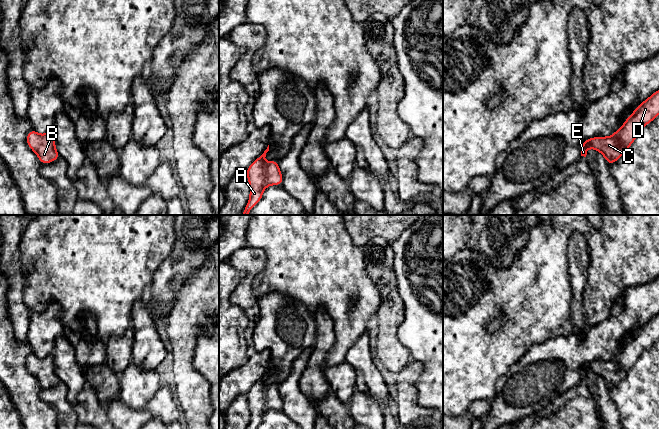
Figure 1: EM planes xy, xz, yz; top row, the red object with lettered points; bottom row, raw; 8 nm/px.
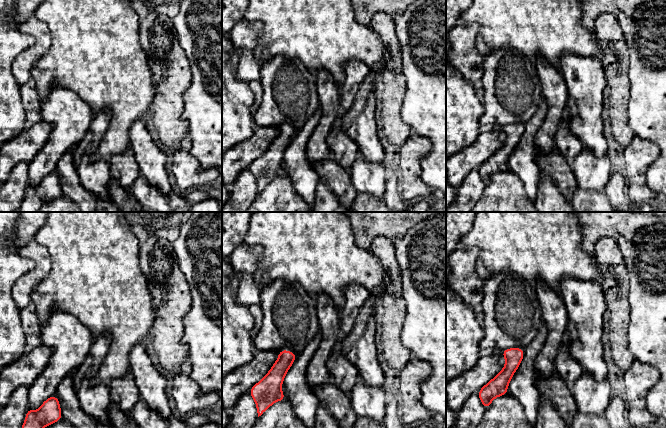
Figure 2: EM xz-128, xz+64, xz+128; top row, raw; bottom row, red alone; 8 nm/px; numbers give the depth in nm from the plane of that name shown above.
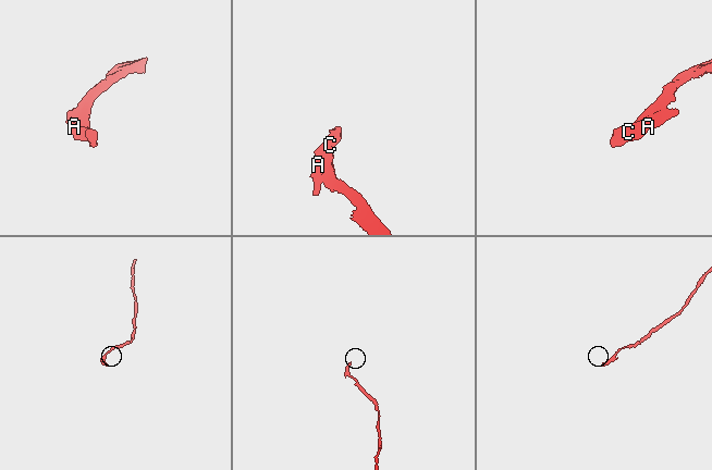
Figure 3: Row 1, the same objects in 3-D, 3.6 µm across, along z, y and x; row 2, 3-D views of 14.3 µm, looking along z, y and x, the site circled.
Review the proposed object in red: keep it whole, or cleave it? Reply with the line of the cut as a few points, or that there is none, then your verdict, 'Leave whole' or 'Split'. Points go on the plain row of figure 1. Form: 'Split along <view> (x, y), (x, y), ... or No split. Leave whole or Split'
No split. Leave whole

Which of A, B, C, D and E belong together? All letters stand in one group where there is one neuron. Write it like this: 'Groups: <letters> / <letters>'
Groups: A B C D E

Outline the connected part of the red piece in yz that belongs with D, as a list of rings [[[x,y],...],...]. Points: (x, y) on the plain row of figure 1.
[[[659,314],[632,336],[623,350],[610,361],[594,361],[581,369],[581,380],[586,381],[589,371],[601,376],[610,389],[616,386],[633,367],[641,352],[659,339]]]

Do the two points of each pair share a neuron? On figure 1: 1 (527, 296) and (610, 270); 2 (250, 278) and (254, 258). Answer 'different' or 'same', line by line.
1: same
2: same

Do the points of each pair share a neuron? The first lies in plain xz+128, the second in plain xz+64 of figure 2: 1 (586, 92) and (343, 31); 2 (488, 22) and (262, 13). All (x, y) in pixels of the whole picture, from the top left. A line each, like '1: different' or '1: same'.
1: different
2: same

